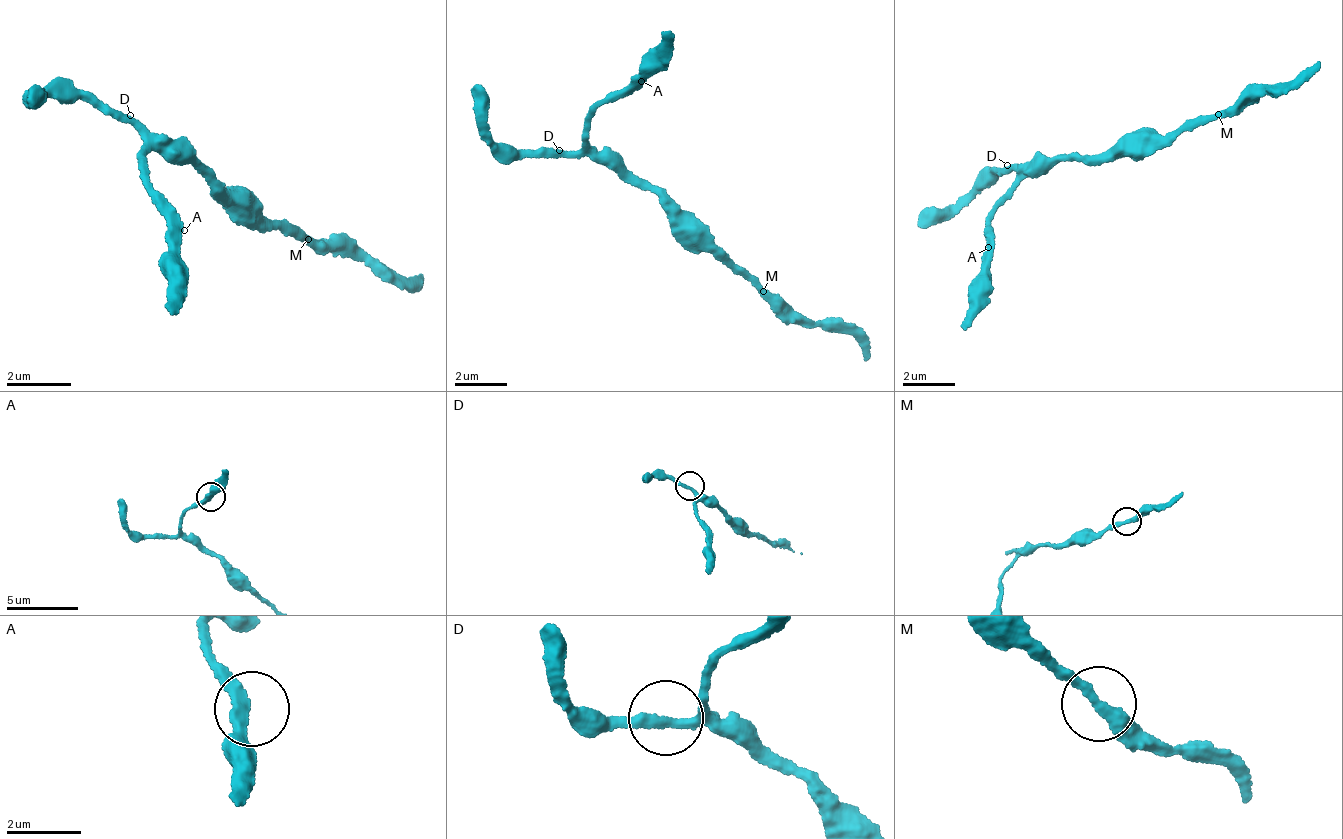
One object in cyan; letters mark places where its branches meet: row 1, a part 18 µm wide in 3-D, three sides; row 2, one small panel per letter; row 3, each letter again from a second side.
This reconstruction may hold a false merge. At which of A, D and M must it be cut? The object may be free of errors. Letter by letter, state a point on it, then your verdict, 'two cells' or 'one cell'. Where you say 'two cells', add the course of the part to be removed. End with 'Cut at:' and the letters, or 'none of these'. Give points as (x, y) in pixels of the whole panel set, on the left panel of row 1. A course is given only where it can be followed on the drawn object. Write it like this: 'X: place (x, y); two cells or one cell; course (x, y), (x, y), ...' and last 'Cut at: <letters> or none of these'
A: place (184, 230); one cell
D: place (130, 115); one cell
M: place (308, 239); one cell
Cut at: none of these

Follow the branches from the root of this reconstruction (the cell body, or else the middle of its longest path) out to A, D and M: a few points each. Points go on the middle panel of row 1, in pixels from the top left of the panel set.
A: (667, 196), (636, 185), (592, 155), (586, 126), (593, 121), (591, 111), (641, 81)
D: (667, 196), (636, 185), (614, 167), (559, 150)
M: (667, 196), (684, 213), (695, 216), (722, 247), (724, 257), (735, 260), (737, 270), (748, 273), (765, 289)

